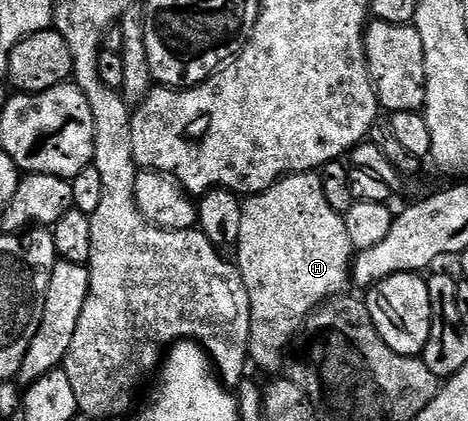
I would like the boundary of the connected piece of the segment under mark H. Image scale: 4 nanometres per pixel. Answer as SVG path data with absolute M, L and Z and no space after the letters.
M306 172L303 174L290 174L281 179L267 190L262 190L260 194L252 195L244 203L241 212L241 227L239 228L239 240L236 243L237 250L236 265L241 271L241 278L245 281L245 287L249 293L249 303L251 304L251 324L249 325L249 358L257 366L262 366L265 370L277 370L285 362L285 349L293 342L293 337L297 333L302 333L303 327L308 323L311 315L322 304L346 293L345 285L351 282L351 267L355 261L355 247L353 240L345 227L345 219L331 208L327 196L323 192L323 184L316 173Z

